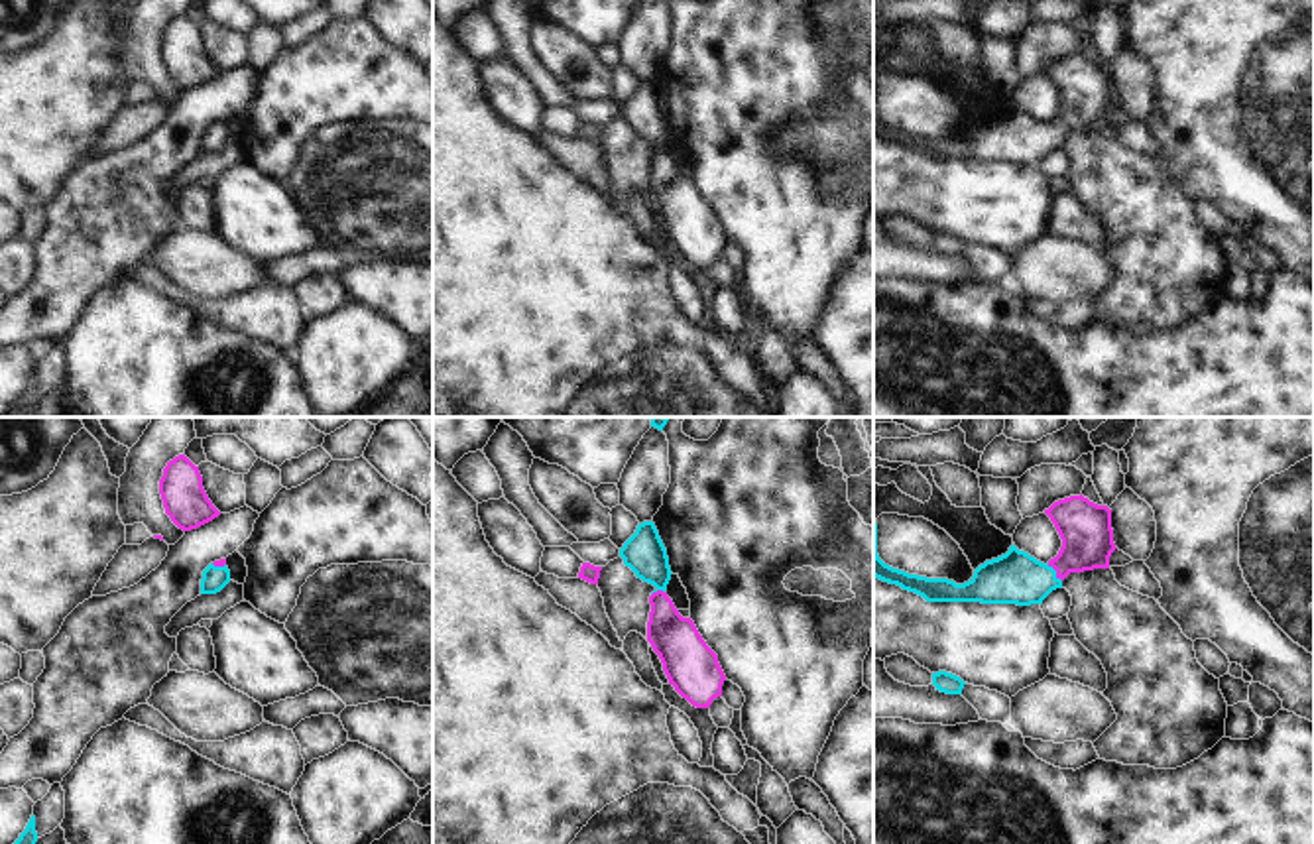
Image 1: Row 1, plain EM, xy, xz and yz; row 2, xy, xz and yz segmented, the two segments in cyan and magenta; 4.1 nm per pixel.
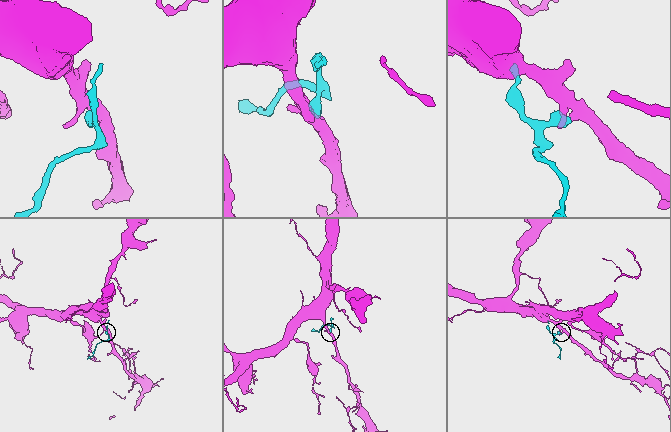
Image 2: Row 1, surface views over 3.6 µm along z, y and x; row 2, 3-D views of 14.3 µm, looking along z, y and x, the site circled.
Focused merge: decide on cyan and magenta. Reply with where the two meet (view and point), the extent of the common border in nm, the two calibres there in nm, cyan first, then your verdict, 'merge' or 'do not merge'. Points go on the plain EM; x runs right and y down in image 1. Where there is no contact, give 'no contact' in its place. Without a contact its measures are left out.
meets cyan in yz at (1055, 132); contact 100 nm long; 220 nm thick on the cyan side, 220 nm on the other; merge

